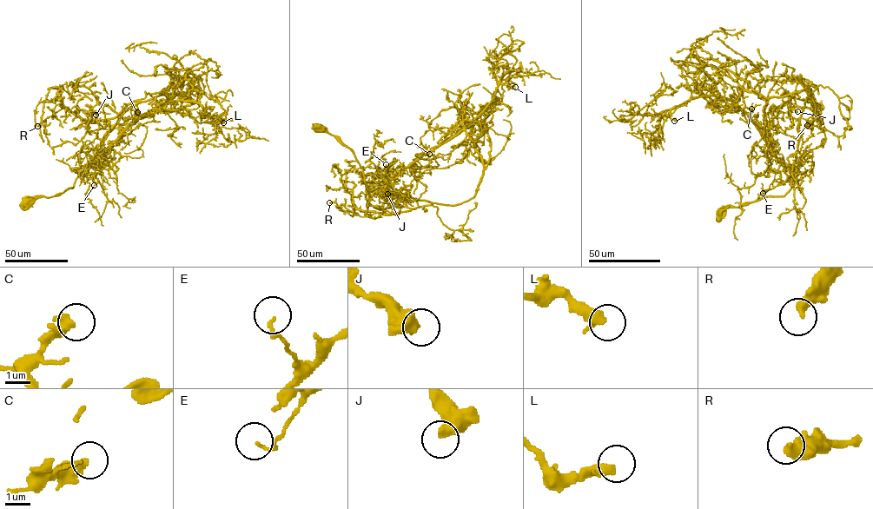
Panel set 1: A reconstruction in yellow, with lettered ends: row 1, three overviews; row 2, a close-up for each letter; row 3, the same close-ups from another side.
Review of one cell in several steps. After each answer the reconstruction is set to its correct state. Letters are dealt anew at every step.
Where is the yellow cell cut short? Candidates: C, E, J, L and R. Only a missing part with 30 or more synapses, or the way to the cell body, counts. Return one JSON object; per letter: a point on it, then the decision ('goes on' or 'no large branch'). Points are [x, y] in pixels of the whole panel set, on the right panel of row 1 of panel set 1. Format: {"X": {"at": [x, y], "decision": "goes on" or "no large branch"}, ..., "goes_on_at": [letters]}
{"C": {"at": [751, 109], "decision": "no large branch"}, "E": {"at": [763, 193], "decision": "no large branch"}, "J": {"at": [797, 111], "decision": "no large branch"}, "L": {"at": [674, 121], "decision": "no large branch"}, "R": {"at": [807, 125], "decision": "no large branch"}, "goes_on_at": []}

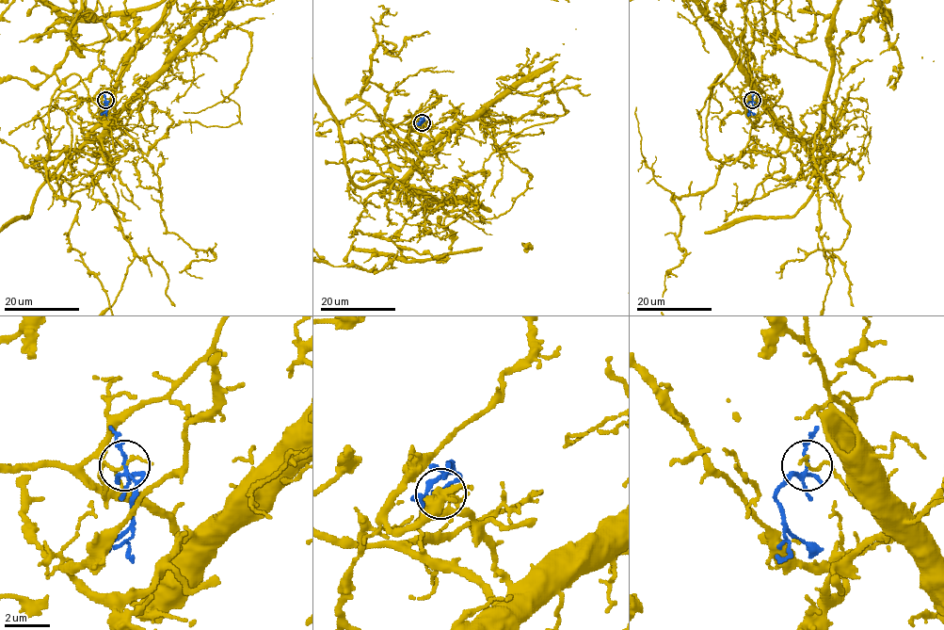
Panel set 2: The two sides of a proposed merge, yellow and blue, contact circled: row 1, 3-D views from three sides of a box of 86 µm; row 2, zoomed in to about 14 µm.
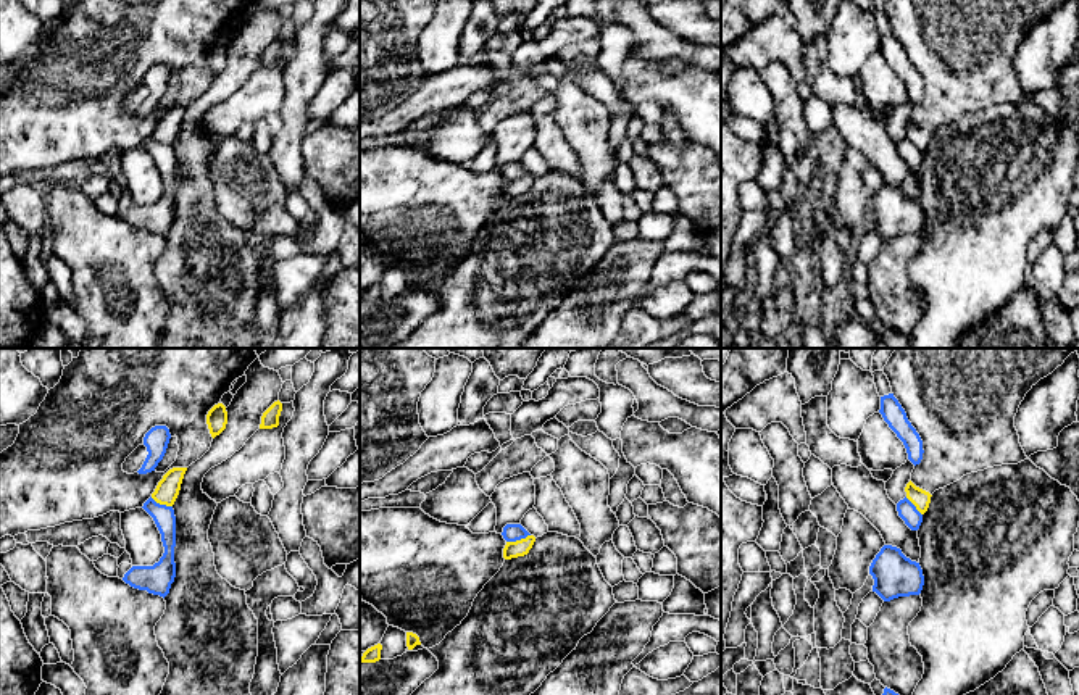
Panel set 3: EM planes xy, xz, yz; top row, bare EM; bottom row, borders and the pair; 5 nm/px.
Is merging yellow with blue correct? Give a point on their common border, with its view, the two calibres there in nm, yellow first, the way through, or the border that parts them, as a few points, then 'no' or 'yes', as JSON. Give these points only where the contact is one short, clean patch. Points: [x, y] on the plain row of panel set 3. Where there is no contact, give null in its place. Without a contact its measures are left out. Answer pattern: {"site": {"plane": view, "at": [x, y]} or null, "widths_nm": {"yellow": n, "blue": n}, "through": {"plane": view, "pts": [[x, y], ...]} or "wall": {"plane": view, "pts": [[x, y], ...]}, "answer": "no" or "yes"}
{"site": {"plane": "xz", "at": [518, 179]}, "widths_nm": {"yellow": 80, "blue": 90}, "wall": {"plane": "xz", "pts": [[529, 173], [507, 181]]}, "answer": "no"}

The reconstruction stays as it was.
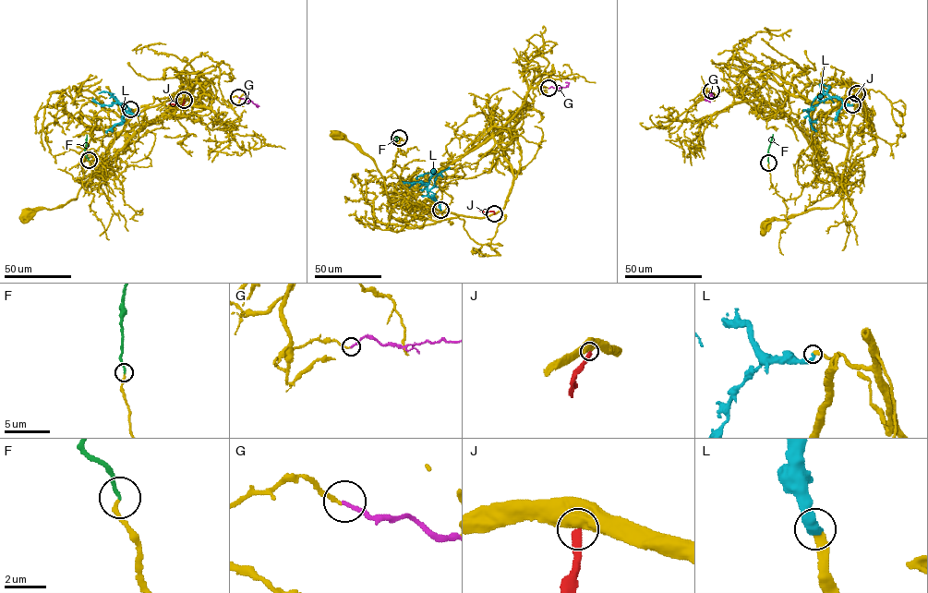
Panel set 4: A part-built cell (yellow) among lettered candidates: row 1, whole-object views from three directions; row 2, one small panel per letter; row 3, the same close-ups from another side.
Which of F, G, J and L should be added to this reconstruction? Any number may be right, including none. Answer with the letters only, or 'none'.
F, L

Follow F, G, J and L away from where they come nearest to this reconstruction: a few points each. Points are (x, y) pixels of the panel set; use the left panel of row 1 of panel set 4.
F: (89, 160), (85, 149), (86, 135)
G: (239, 97), (255, 104)
J: (184, 100), (181, 105), (169, 103)
L: (130, 109), (117, 101), (123, 109), (122, 122), (105, 133)

